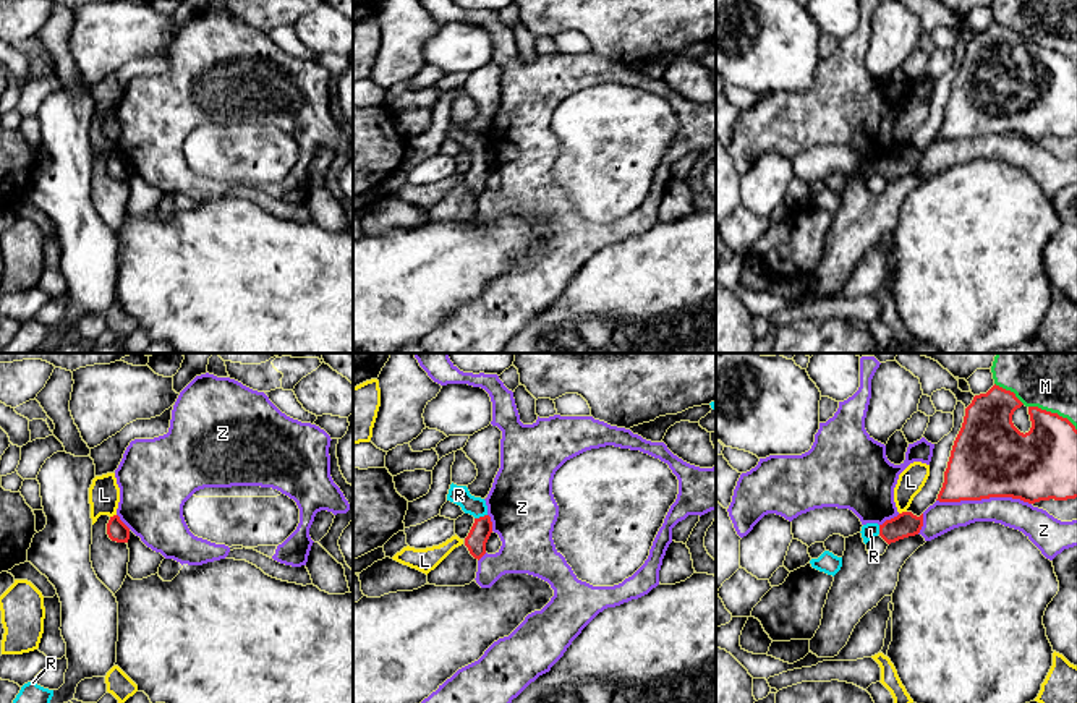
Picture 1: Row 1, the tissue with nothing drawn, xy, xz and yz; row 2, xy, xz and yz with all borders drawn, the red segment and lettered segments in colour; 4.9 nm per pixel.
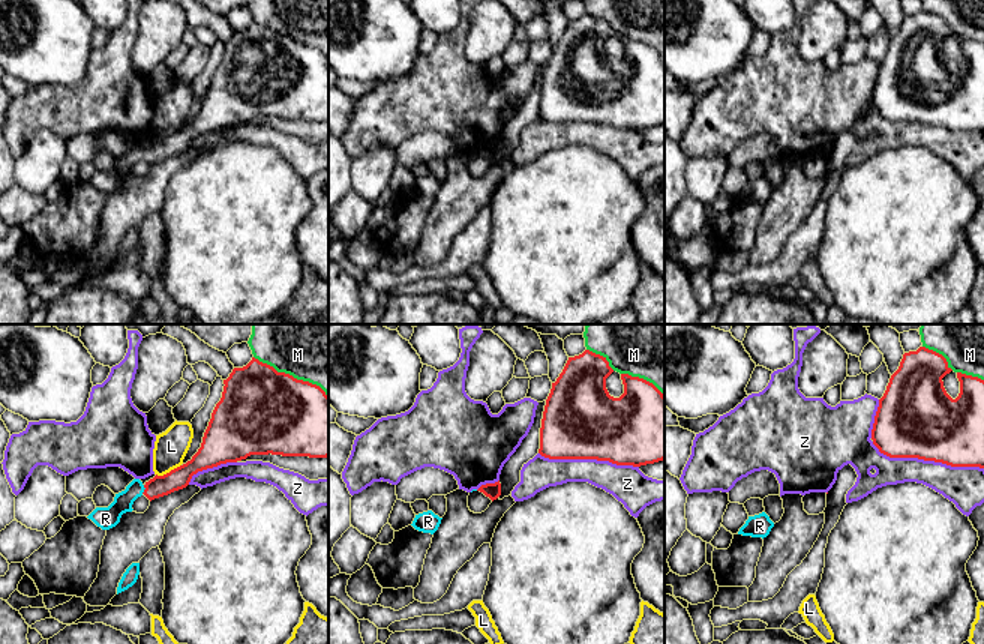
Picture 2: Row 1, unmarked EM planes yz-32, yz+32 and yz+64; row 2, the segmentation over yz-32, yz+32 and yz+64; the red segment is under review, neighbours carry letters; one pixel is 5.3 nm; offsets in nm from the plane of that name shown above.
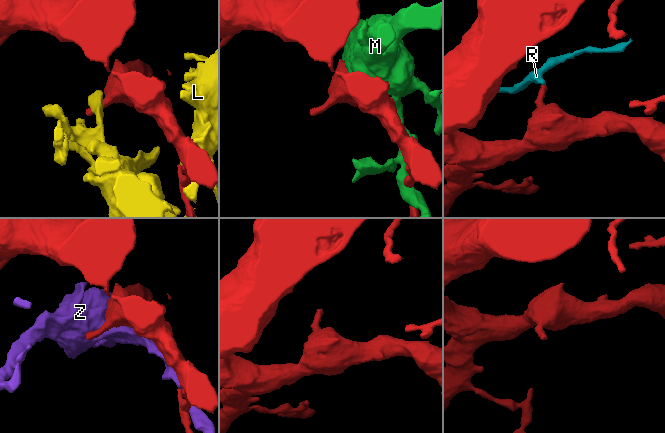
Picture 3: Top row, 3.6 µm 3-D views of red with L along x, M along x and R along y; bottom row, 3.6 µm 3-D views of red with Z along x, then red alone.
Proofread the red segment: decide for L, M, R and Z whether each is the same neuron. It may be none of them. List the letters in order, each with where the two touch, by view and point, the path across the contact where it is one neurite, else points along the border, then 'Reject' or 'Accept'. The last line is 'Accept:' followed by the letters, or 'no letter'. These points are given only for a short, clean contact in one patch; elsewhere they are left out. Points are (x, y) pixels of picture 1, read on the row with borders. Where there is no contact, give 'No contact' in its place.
L: Touches red at yz (902, 512). Reject
M: Touches red at yz (1053, 413). Reject
R: Touches red at xz (480, 517). Path across: xz (475, 541), (480, 533), (480, 517), (459, 494). Accept
Z: Touches red at yz (983, 498). Reject
Accept: R

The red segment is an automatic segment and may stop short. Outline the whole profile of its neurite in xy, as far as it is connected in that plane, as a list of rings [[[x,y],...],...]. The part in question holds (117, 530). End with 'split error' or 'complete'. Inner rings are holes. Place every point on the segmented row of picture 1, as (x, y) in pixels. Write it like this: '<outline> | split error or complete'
[[[113,515],[107,523],[107,535],[112,541],[128,543],[130,528],[120,520],[118,515]]] | complete

